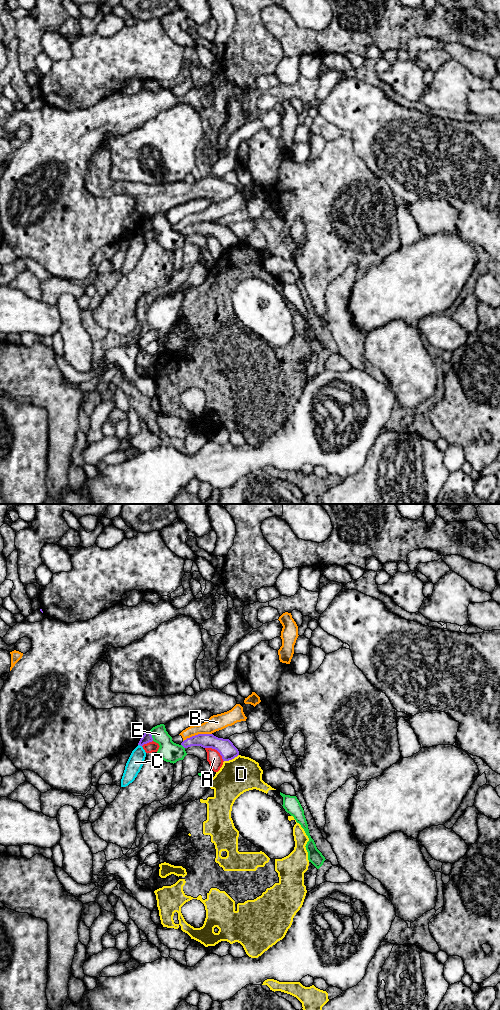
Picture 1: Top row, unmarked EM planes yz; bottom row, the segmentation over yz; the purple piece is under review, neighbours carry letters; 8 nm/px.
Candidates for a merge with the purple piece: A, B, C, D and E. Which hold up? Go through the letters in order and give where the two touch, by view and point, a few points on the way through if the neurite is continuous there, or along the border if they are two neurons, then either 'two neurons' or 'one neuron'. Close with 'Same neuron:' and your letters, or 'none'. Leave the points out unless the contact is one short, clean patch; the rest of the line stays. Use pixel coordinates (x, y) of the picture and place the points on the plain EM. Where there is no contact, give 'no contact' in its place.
A: meets purple in yz at (216, 237); two neurons
B: meets purple in yz at (198, 222); border along yz (211, 221), (198, 221), (187, 225), (183, 229); two neurons
C: meets purple in yz at (140, 233); border along yz (138, 232), (141, 234); two neurons
D: meets purple in yz at (231, 247); border along yz (238, 242), (224, 249); two neurons
E: meets purple in yz at (151, 224); two neurons
Same neuron: none

